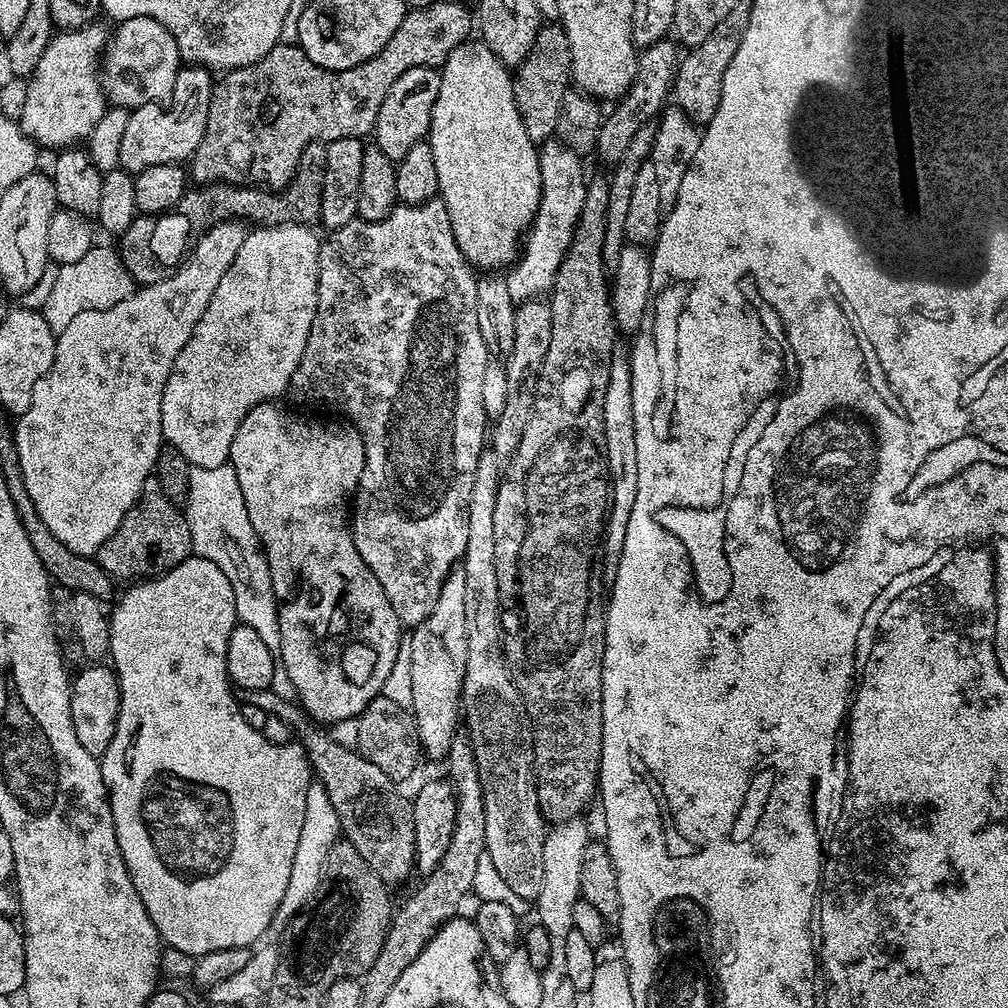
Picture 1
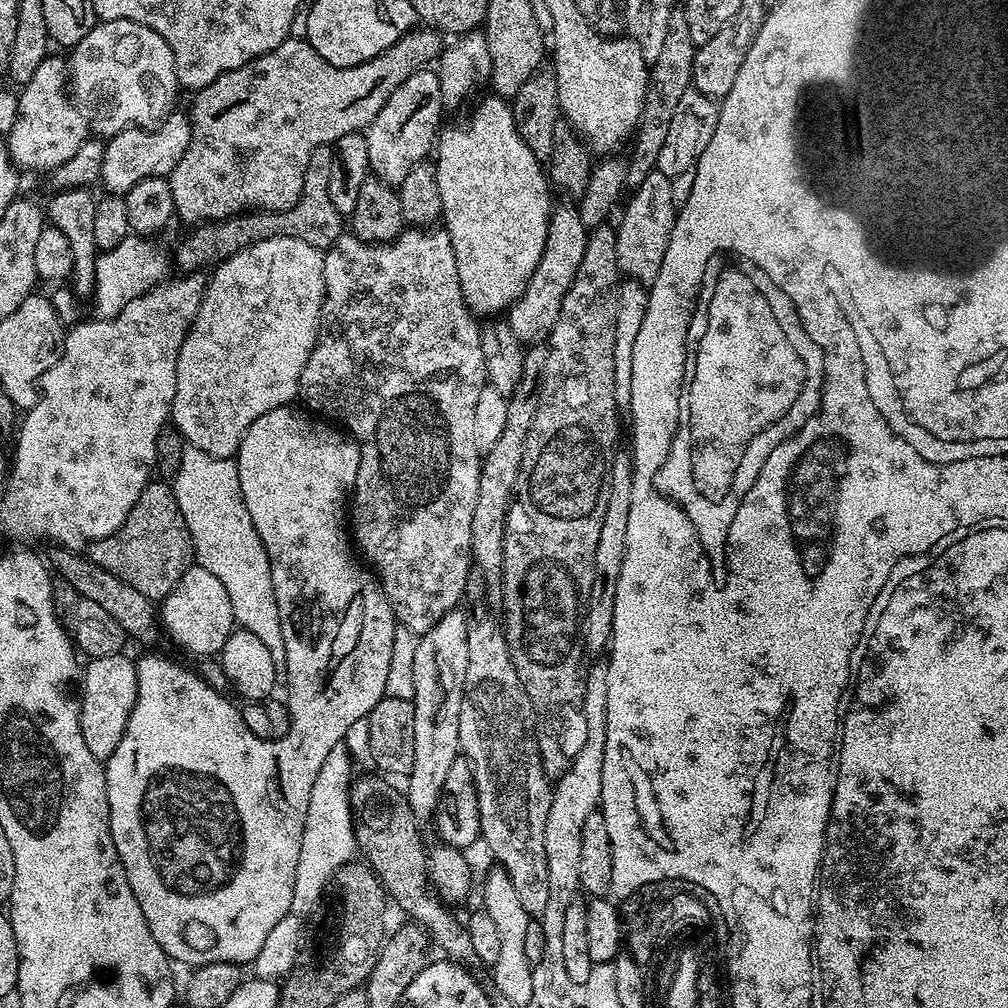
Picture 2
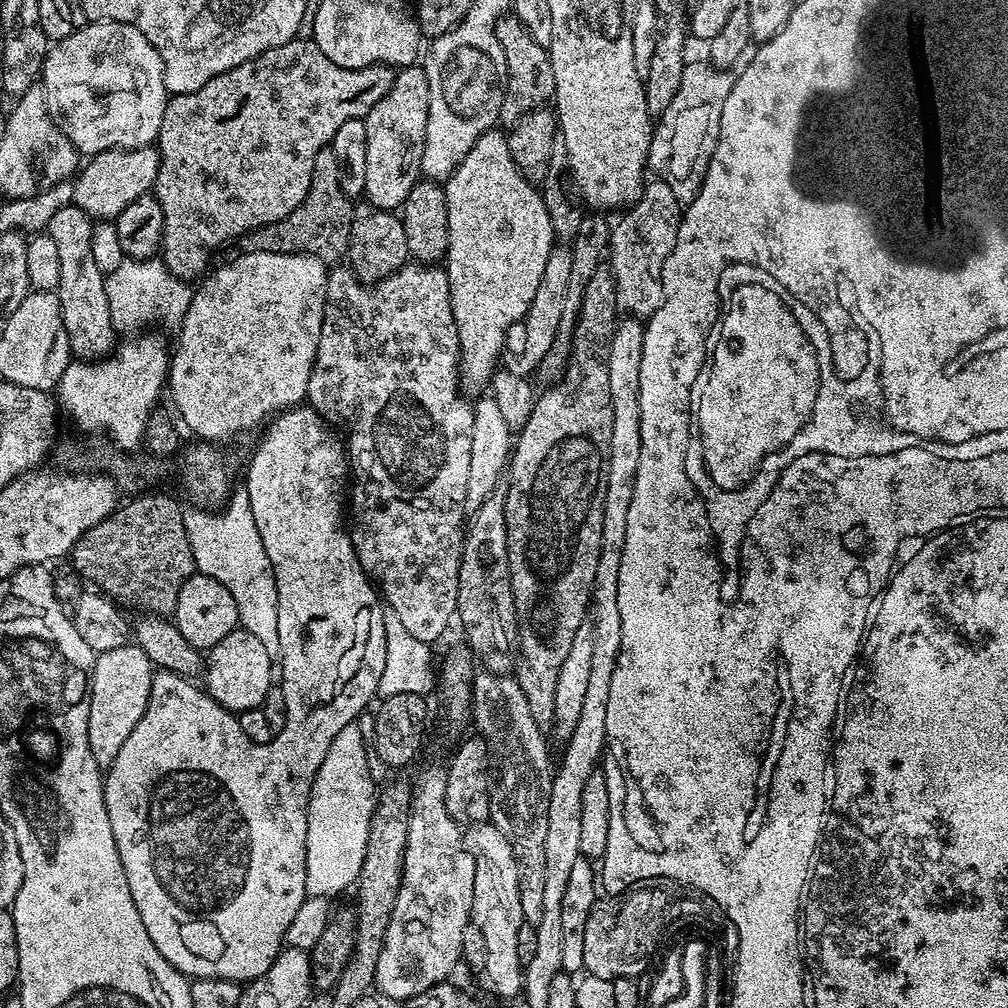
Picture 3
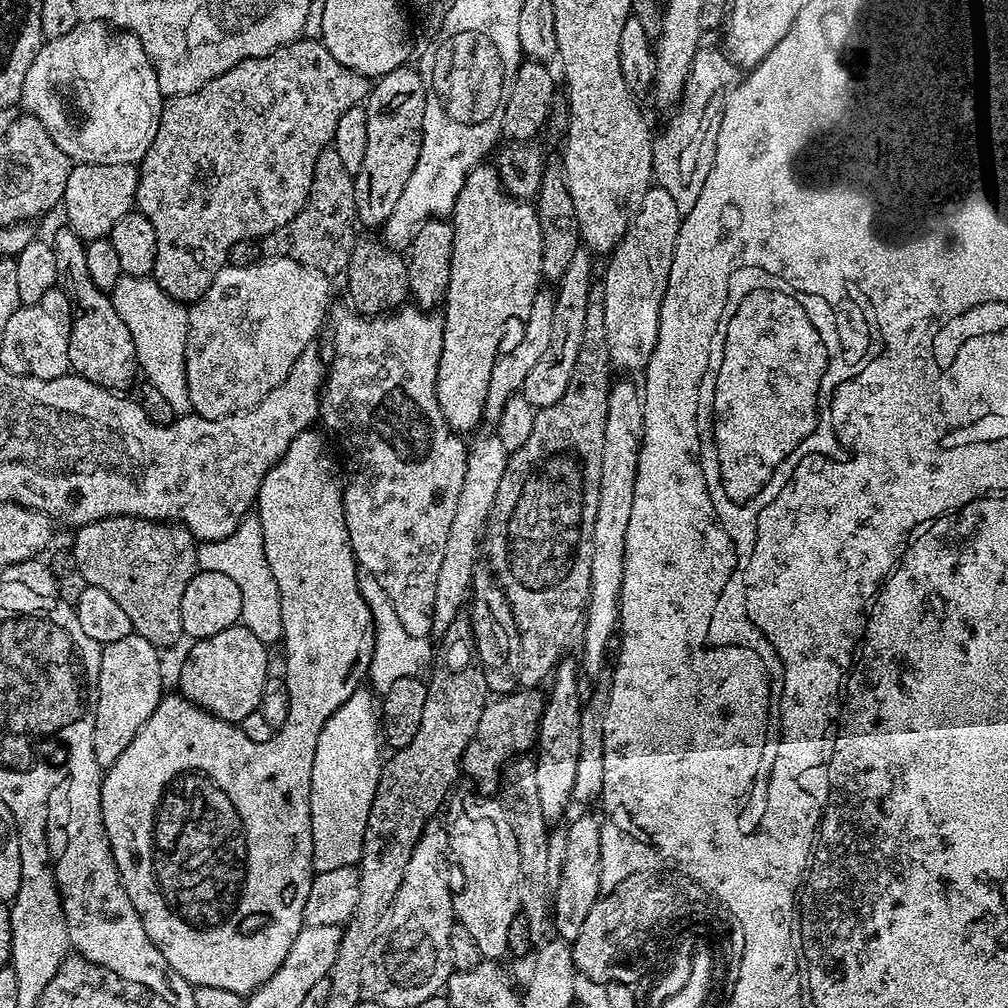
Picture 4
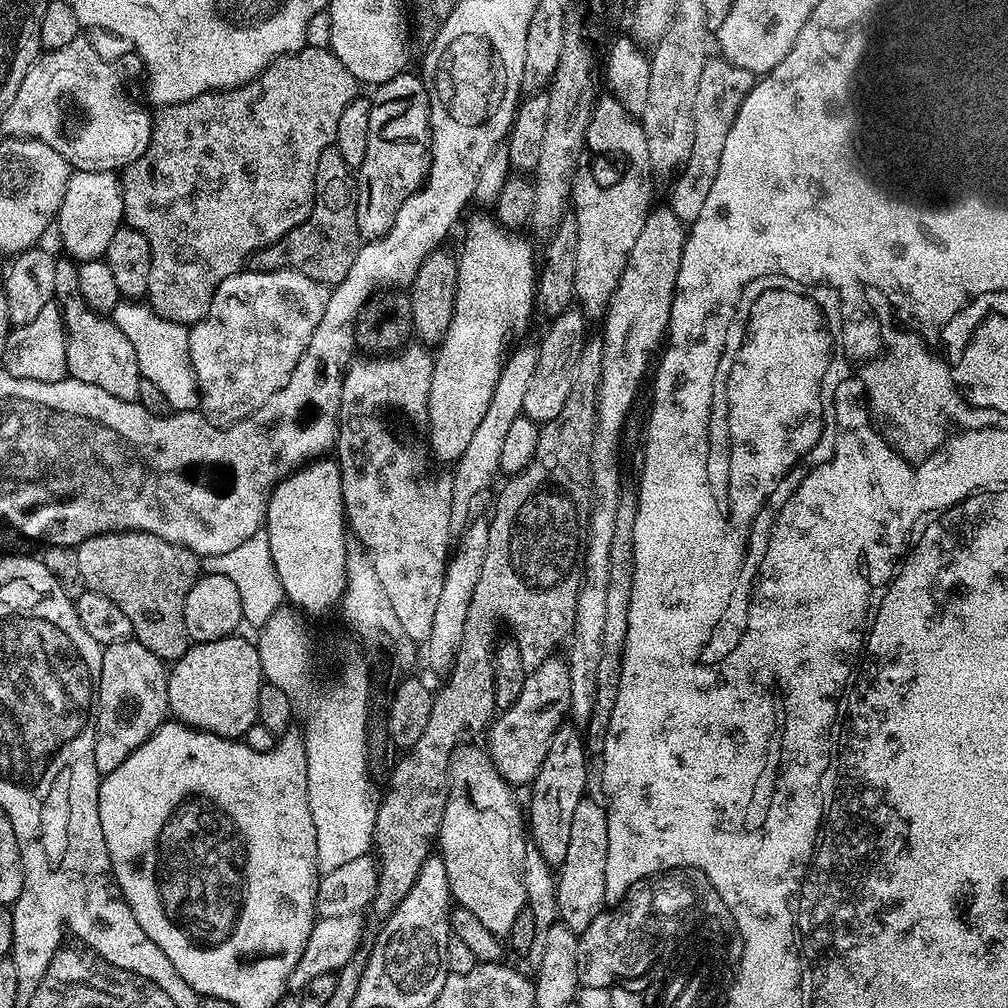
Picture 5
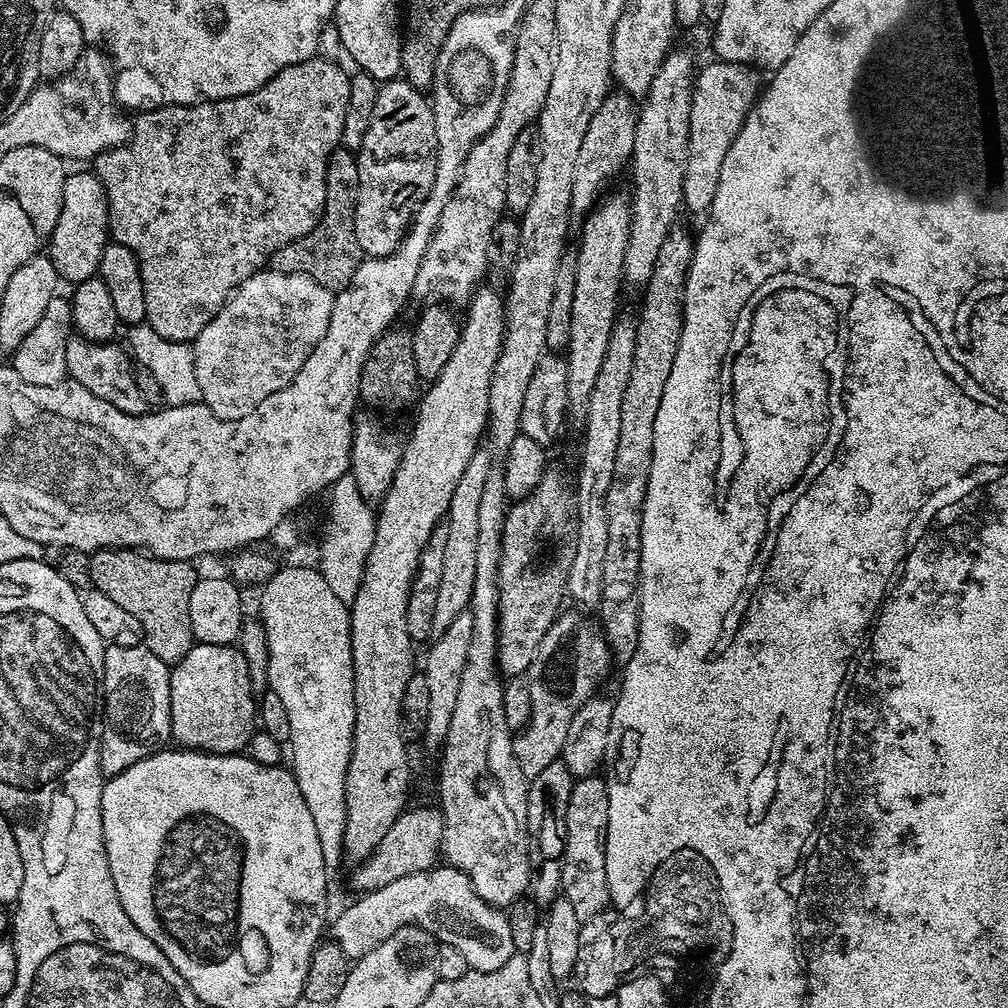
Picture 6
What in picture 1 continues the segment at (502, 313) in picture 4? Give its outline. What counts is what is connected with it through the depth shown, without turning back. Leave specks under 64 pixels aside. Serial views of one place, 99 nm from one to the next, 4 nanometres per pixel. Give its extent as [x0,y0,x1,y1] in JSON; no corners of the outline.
[426,42,542,270]

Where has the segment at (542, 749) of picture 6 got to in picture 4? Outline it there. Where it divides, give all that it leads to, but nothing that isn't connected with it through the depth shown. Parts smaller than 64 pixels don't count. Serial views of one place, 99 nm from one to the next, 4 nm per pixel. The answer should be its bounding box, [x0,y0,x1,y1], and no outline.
[462,690,545,781]

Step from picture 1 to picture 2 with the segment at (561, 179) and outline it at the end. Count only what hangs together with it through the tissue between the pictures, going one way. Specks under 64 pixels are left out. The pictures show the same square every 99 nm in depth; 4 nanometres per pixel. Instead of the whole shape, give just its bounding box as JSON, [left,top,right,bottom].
[506,204,589,346]

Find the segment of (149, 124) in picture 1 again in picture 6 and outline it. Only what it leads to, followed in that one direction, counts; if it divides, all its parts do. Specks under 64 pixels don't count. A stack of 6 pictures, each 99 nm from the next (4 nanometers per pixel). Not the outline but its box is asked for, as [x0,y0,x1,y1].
[47,171,110,286]

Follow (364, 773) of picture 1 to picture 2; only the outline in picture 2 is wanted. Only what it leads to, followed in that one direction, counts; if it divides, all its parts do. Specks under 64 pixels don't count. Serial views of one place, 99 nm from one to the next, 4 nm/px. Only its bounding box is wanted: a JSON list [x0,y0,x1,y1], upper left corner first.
[350,774,481,970]

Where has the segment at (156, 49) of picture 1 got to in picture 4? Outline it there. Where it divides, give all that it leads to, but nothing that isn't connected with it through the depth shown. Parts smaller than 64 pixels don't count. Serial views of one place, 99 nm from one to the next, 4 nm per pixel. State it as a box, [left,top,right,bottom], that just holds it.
[19,20,166,166]

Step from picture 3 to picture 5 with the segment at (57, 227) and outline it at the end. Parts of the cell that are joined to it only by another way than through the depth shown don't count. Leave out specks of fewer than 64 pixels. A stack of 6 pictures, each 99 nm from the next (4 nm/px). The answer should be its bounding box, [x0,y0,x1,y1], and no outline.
[54,258,141,401]

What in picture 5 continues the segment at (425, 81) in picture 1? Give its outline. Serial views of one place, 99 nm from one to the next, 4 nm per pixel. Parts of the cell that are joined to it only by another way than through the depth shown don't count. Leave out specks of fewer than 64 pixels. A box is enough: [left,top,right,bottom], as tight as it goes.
[356,70,432,241]

